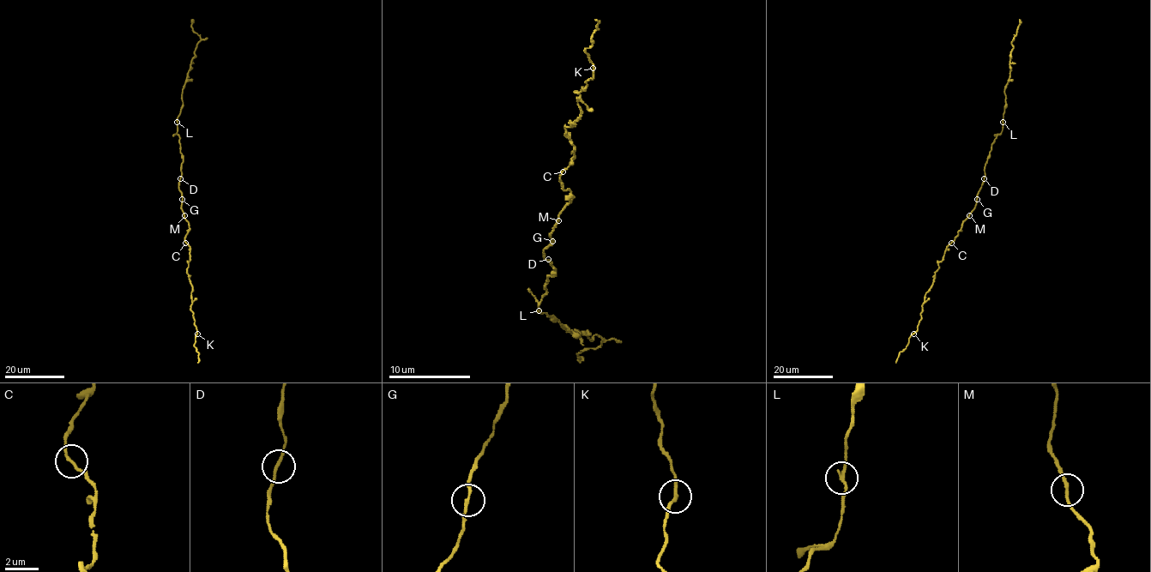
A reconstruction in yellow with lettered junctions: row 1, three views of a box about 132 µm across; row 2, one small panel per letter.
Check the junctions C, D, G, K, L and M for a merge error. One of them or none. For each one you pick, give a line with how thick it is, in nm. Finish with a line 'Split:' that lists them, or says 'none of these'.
Split: none of these

